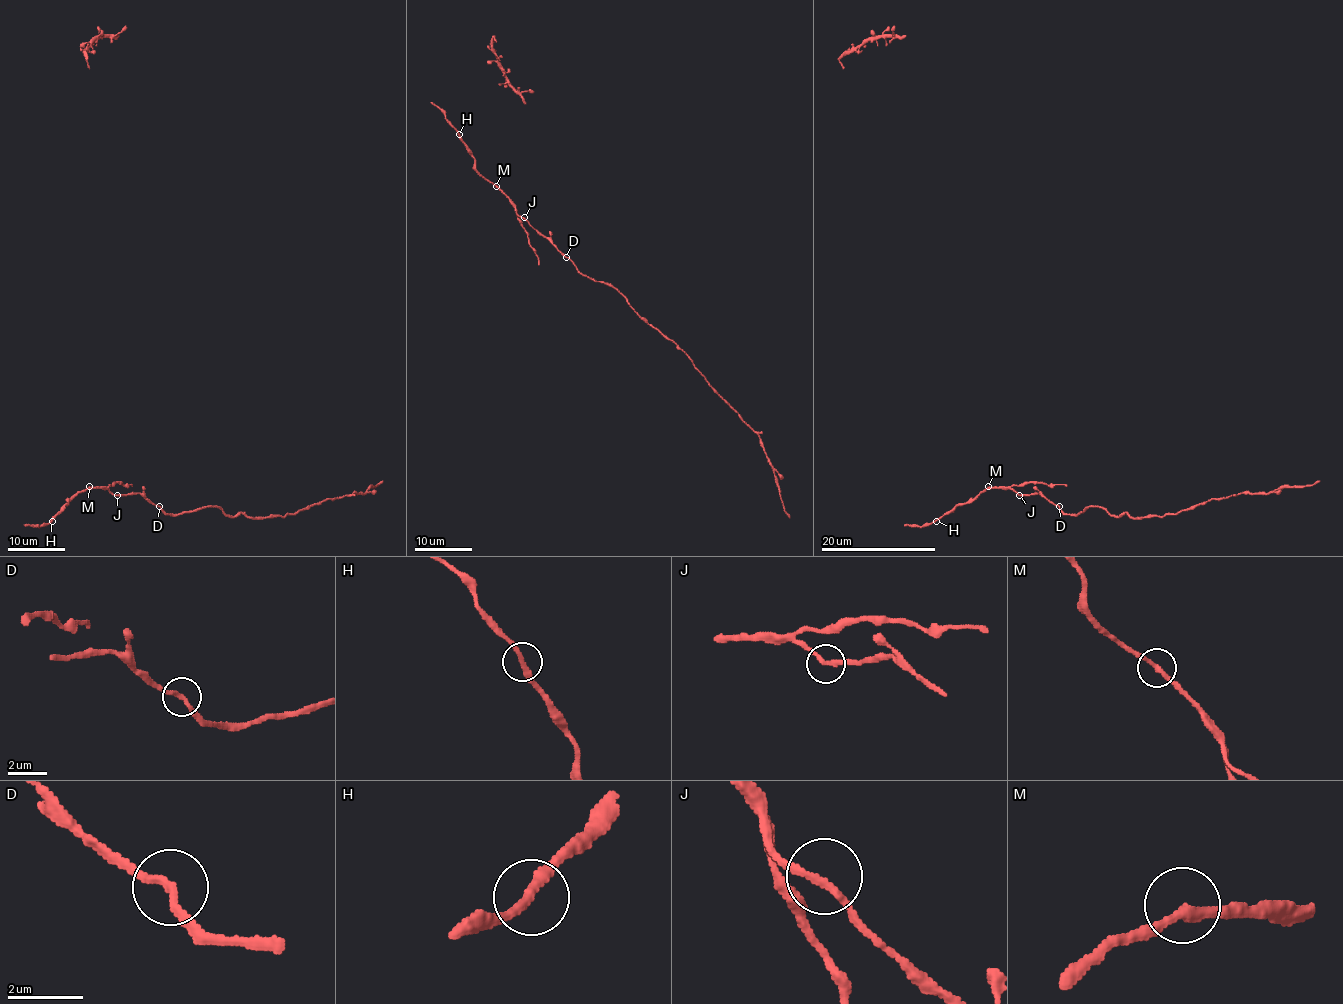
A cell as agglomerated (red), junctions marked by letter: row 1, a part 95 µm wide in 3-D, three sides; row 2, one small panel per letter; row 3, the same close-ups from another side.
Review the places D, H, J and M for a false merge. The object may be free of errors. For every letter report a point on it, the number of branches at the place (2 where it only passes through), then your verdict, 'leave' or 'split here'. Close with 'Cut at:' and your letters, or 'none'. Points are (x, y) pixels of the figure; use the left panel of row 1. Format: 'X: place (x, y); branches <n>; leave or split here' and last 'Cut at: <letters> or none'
D: place (159, 506); branches 2; split here
H: place (52, 521); branches 2; leave
J: place (117, 495); branches 2; leave
M: place (89, 486); branches 2; leave
Cut at: D

